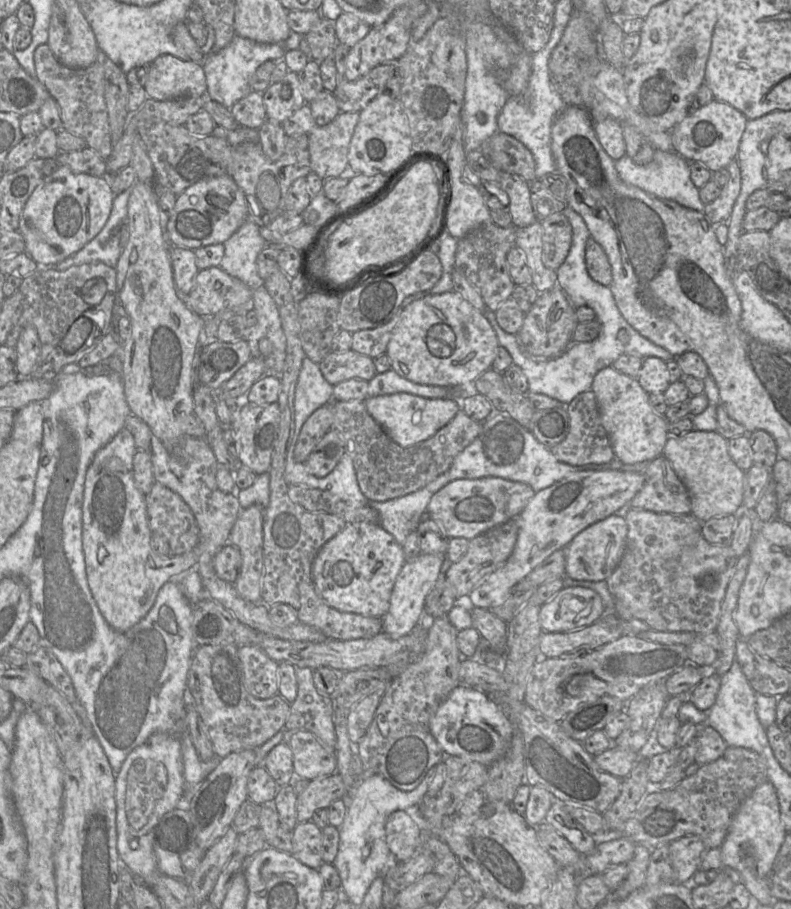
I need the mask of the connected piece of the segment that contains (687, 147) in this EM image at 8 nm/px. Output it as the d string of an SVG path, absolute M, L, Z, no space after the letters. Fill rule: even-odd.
M713 99L700 109L688 112L671 131L674 152L688 162L702 162L712 173L736 159L748 119L731 105Z

